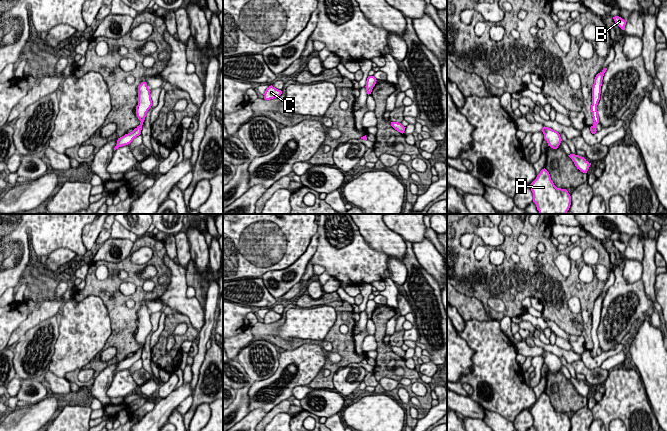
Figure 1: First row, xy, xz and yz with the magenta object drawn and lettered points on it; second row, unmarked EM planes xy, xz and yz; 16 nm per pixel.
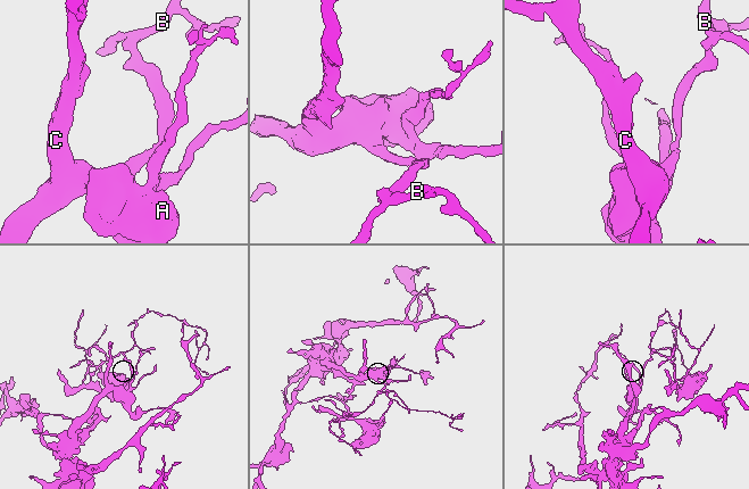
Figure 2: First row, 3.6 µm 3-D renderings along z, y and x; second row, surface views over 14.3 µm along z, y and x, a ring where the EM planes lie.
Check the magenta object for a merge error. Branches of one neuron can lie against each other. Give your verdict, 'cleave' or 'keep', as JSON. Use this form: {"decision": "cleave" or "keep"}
{"decision": "keep"}

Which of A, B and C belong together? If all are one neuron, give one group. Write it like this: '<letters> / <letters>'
A B C

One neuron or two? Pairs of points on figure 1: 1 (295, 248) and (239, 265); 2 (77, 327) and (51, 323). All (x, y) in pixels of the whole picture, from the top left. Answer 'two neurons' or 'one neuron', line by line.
1: one neuron
2: two neurons

